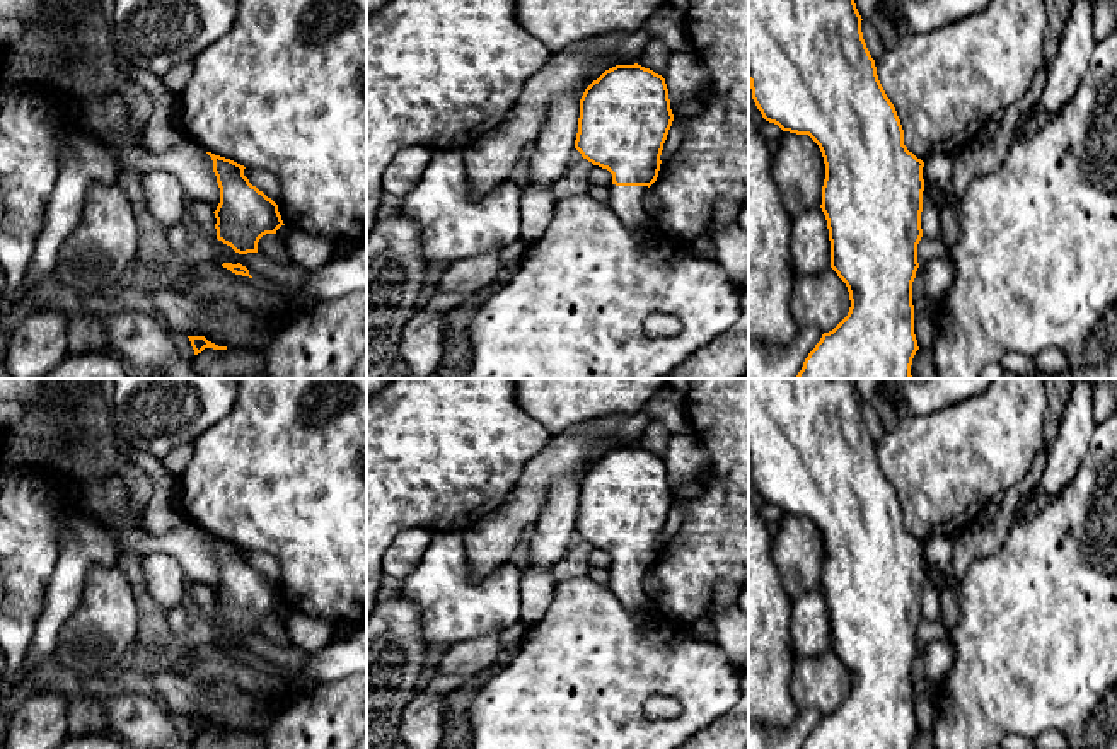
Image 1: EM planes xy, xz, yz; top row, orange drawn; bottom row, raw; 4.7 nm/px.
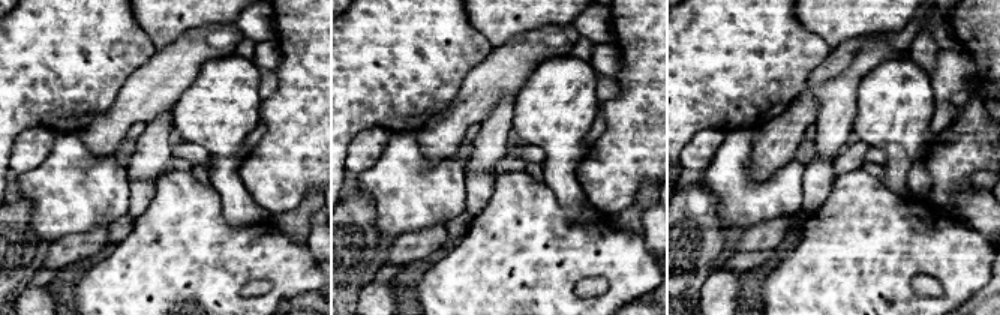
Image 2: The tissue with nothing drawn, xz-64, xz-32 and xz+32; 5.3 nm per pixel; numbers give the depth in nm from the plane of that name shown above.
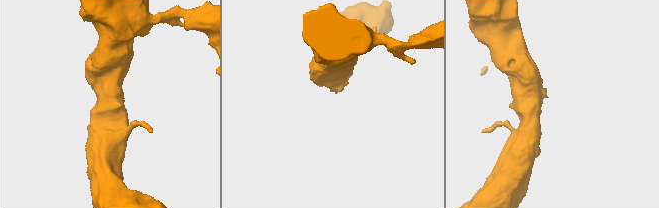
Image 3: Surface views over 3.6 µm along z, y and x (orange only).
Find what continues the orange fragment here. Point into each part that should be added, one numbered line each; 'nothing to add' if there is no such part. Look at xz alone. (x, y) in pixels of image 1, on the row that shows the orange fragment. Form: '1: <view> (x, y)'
1: xz (626, 202)

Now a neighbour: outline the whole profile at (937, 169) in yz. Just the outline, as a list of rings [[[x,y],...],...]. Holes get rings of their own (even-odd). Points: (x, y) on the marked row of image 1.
[[[936,152],[923,162],[923,179],[929,181],[940,193],[946,189],[953,176],[952,155],[946,152]]]

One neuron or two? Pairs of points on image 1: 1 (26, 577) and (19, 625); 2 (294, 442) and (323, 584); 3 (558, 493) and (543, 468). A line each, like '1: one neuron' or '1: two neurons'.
1: one neuron
2: one neuron
3: two neurons

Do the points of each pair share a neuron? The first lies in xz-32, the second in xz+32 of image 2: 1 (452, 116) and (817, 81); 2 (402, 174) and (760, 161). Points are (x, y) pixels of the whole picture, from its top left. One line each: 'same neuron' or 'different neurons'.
1: same neuron
2: different neurons

